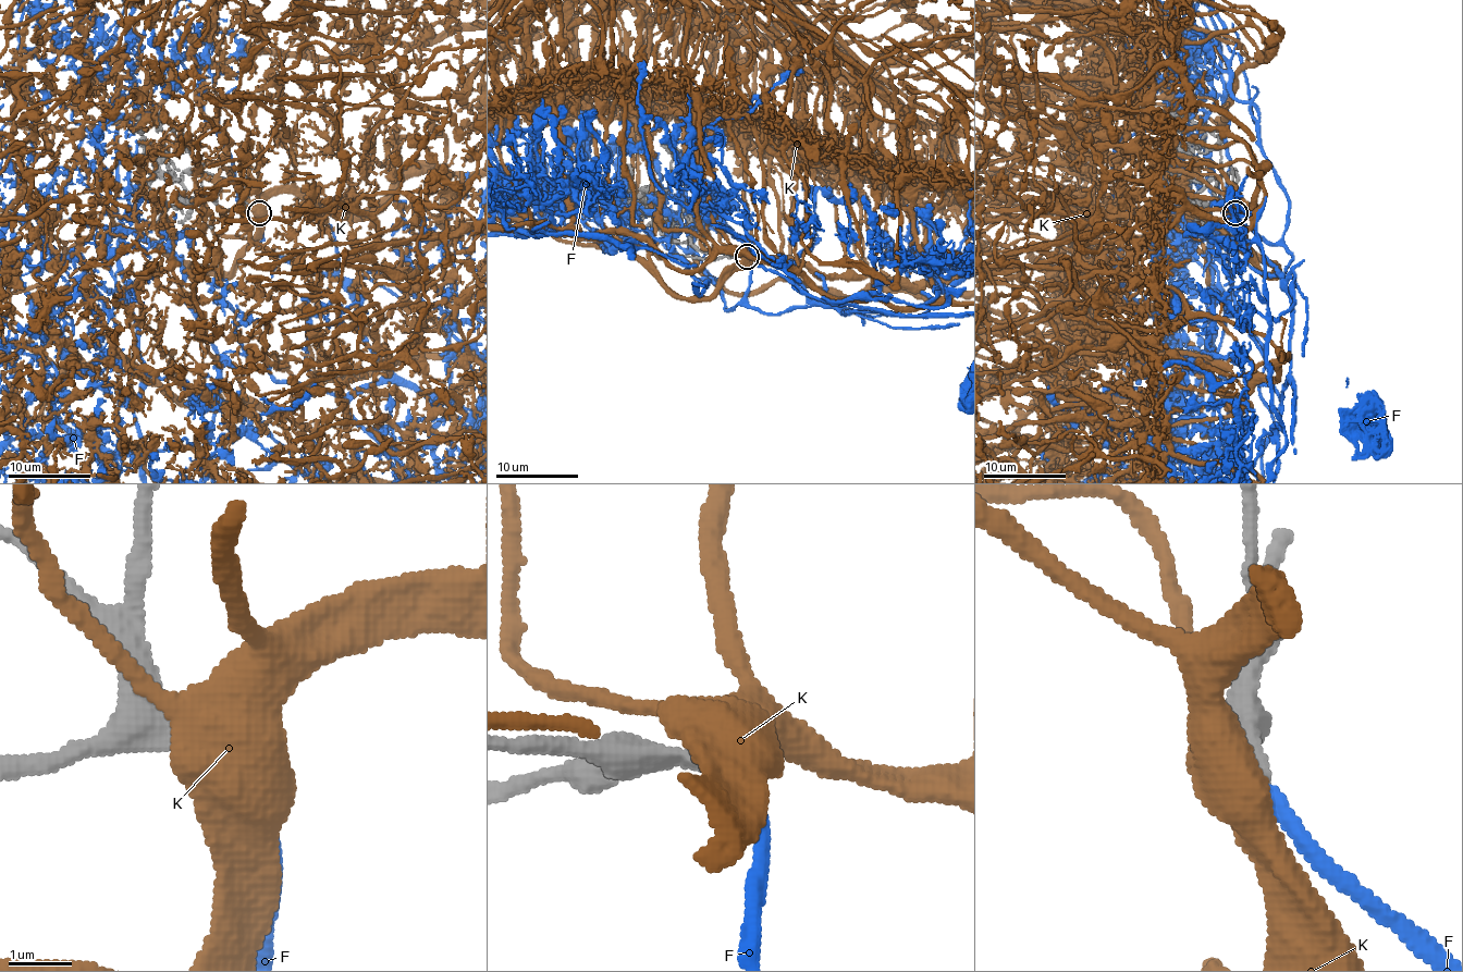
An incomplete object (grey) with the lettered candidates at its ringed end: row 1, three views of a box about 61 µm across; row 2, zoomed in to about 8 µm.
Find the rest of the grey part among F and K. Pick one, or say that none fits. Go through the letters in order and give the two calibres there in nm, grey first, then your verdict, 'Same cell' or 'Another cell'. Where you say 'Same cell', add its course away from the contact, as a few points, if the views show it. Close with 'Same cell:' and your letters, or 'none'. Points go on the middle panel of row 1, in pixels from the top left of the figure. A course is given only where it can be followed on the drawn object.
F: Thickness 200 nm (grey) against 200 nm. Same cell
K: Thickness 280 nm (grey) against 900 nm. Another cell
Same cell: F

